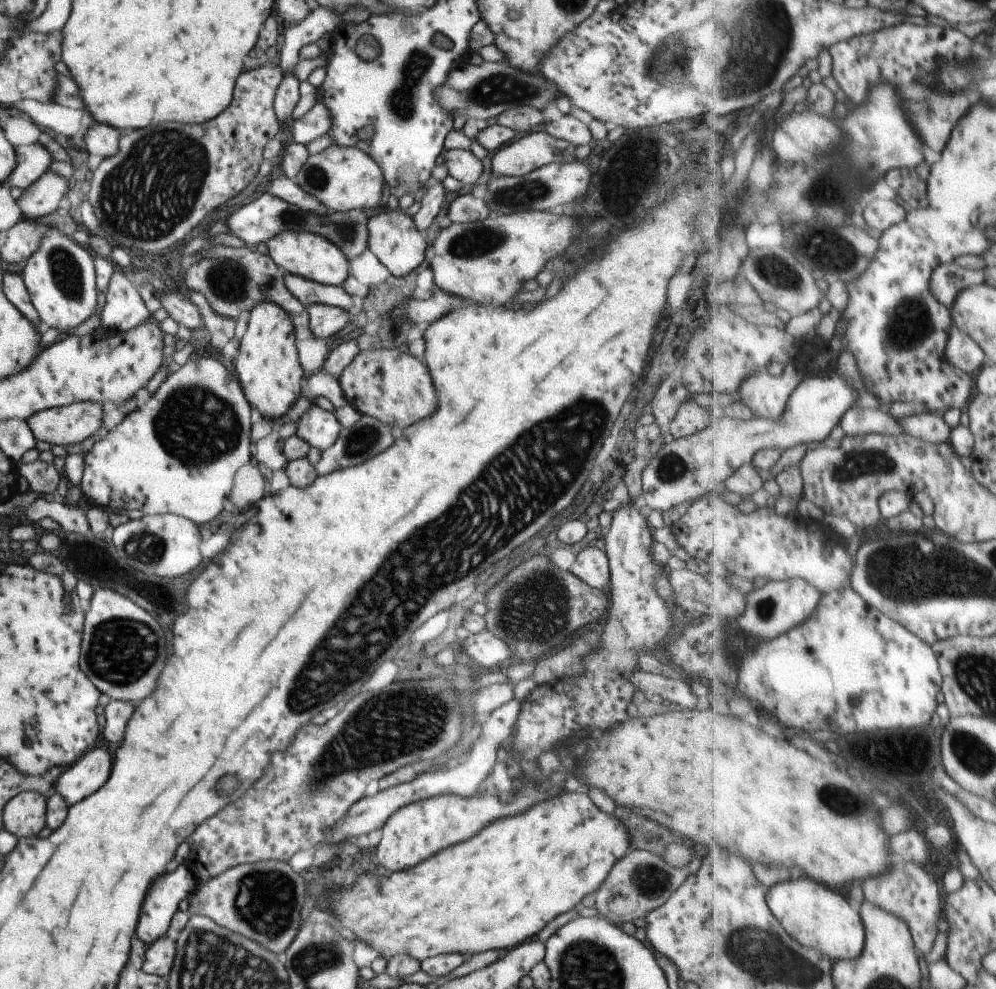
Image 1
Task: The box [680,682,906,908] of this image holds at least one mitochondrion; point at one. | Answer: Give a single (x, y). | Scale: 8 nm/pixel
(834, 798)

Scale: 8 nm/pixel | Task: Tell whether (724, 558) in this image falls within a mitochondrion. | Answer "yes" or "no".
no

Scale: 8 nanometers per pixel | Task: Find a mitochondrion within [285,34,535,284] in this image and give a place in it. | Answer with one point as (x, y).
(402, 104)

